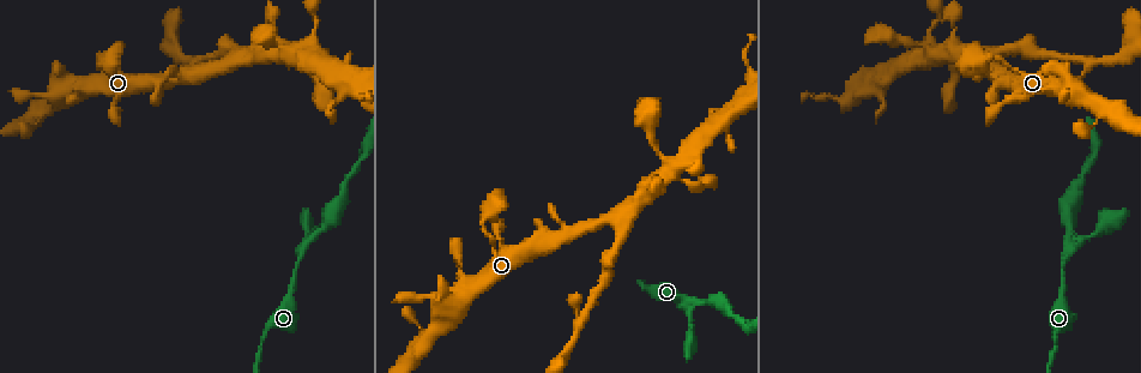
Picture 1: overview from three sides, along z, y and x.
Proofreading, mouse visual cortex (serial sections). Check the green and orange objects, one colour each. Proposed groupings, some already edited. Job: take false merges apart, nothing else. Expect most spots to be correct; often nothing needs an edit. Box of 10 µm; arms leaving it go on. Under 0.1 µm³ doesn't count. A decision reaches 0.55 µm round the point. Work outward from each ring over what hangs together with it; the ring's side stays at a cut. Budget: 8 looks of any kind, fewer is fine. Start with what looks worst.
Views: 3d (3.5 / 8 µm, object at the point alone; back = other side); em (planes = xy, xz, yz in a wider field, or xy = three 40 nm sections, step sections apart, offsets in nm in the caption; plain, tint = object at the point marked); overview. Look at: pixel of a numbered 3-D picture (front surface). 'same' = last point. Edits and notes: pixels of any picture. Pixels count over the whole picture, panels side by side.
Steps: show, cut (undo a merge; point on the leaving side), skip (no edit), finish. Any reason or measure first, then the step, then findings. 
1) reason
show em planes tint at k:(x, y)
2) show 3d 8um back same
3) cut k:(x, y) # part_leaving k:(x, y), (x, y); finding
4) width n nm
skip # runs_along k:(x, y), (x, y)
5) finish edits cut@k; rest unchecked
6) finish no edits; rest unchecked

branch point
show 3d 3.5um at 1:(304, 247)

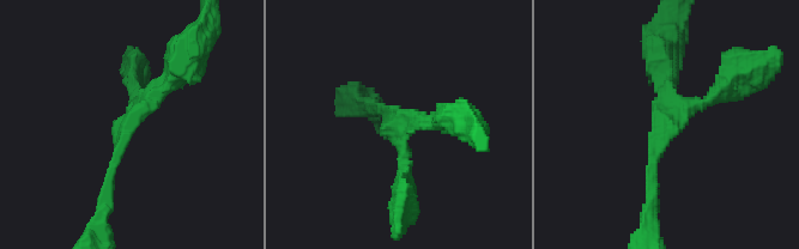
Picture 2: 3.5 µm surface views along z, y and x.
need the tissue
show em xy step 1 tint at 2:(396, 115)

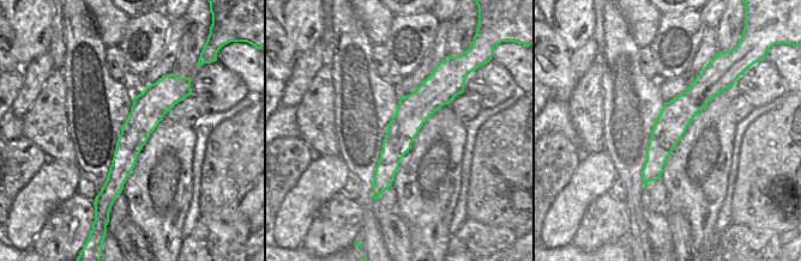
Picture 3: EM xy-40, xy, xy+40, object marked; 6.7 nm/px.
width 220 nm
skip # runs_along 3:(186, 80), (138, 126), (101, 202); continuous, no second cell

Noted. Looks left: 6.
arms part here
show 3d 3.5um at 1:(230, 63)

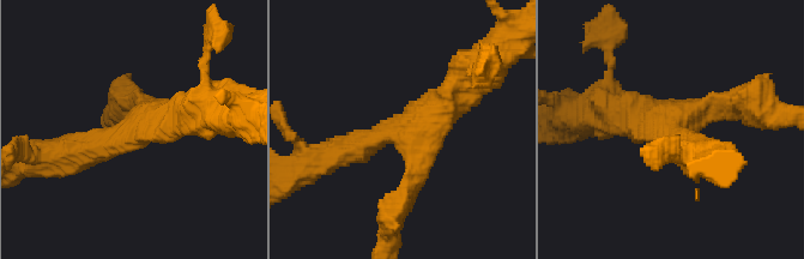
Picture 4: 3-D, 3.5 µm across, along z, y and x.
arms 3; arm_widths 250, 350, 400 nm; now the EM
show em xy step 2 tint at 4:(401, 131)

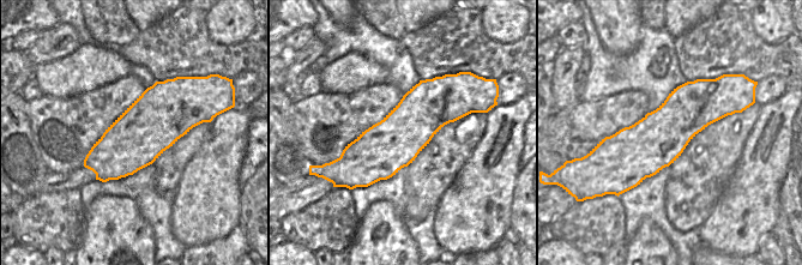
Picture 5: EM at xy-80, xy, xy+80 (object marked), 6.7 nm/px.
another direction
show em xy step 1 tint same

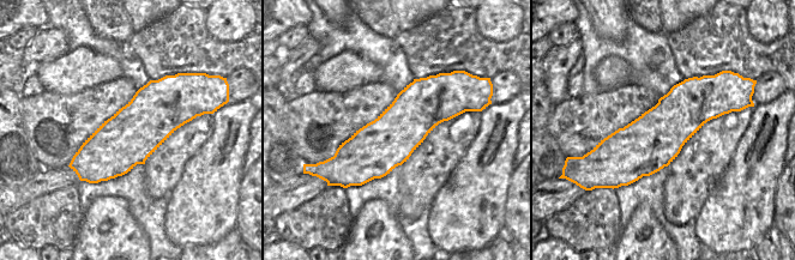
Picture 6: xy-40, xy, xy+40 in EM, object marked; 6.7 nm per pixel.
skip # continuous, no second cell

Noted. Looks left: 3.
four or more arms meet
show 3d 8um at 1:(682, 163)

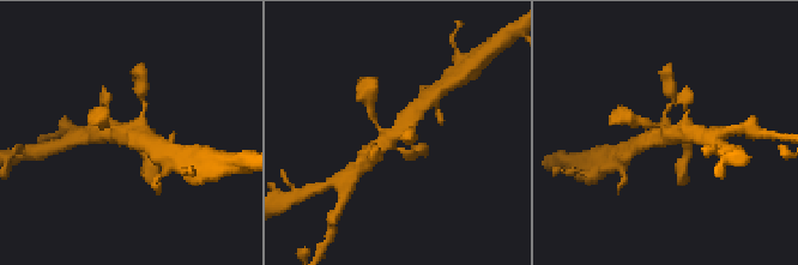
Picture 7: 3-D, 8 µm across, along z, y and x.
show em planes tint same

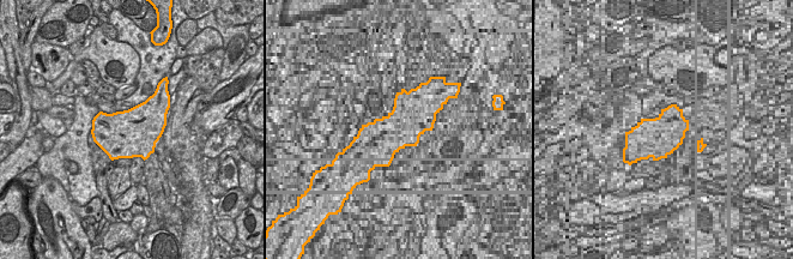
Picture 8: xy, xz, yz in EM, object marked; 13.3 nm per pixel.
skip # continuous, no second cell

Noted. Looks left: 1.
finish no edits; rest unchecked

